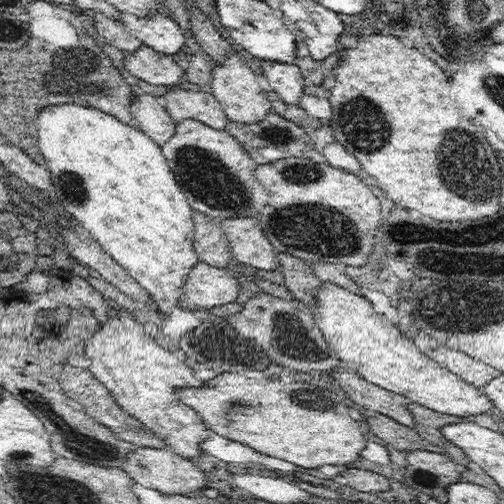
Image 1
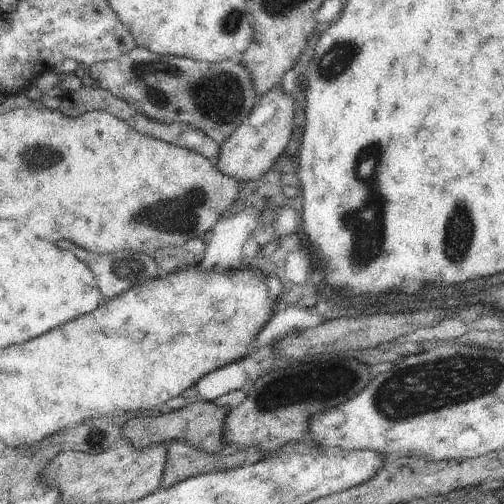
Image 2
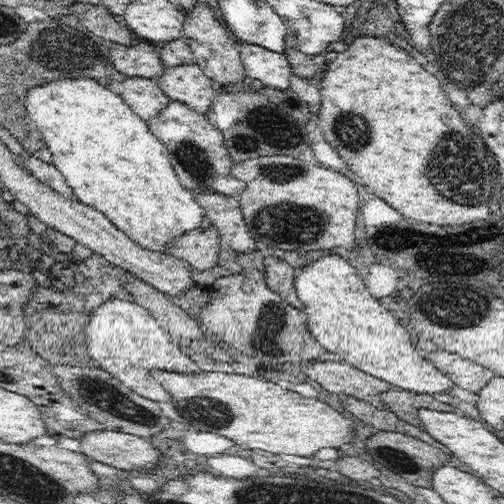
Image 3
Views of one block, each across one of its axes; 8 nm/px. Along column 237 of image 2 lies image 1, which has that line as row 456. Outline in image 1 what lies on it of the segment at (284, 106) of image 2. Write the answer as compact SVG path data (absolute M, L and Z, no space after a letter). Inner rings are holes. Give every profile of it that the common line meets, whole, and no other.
M144 446L144 448L134 448L132 452L128 452L122 470L126 474L130 474L130 478L144 486L144 488L152 488L158 490L162 494L186 494L186 496L194 496L198 488L204 486L204 472L200 472L188 458L182 458L178 454L166 452L164 448L152 448L152 446Z

